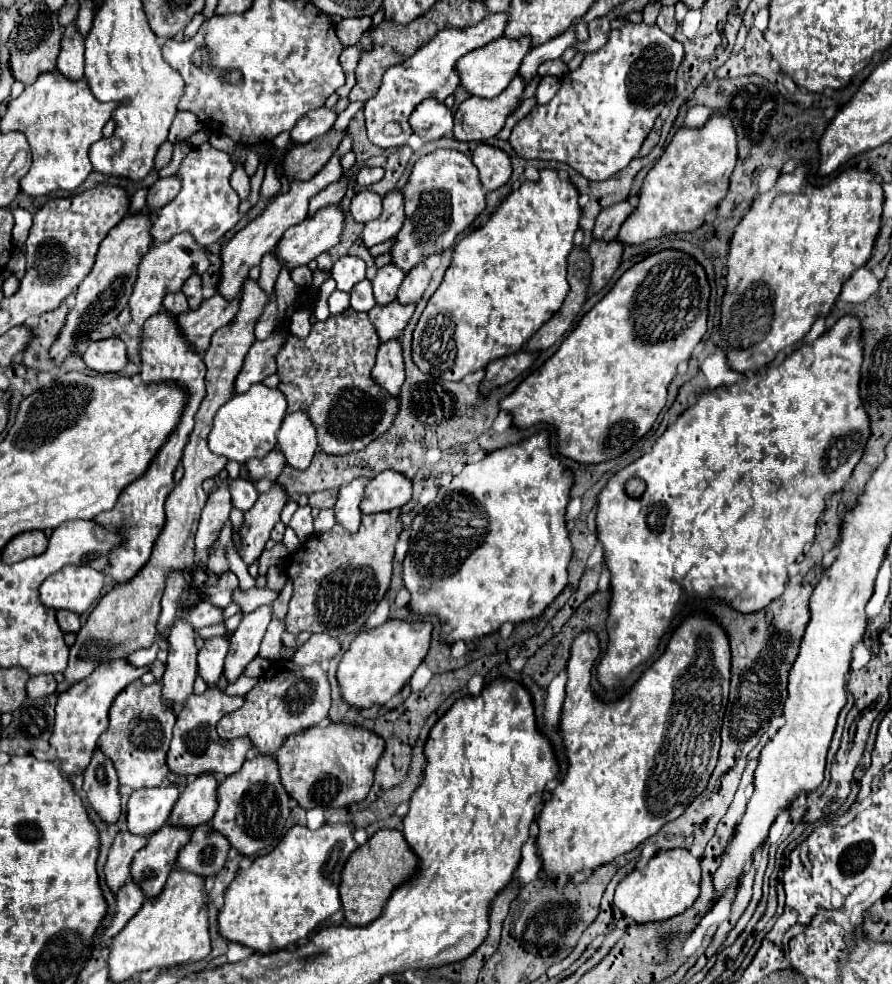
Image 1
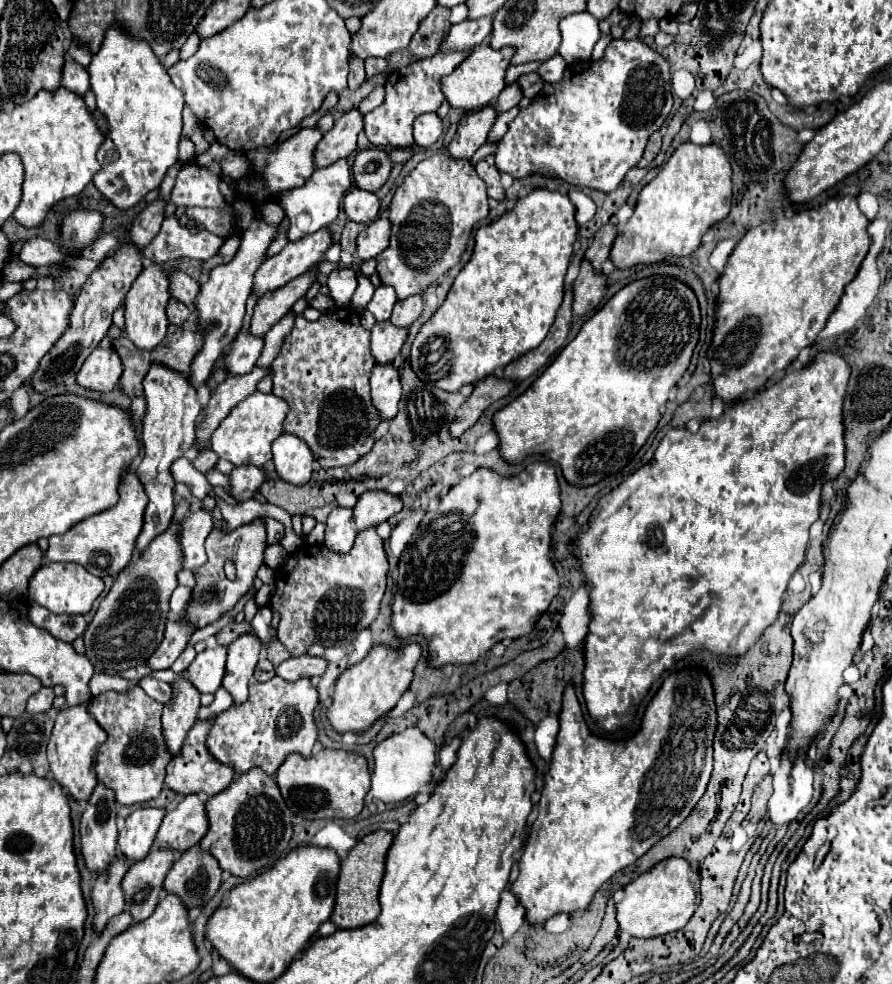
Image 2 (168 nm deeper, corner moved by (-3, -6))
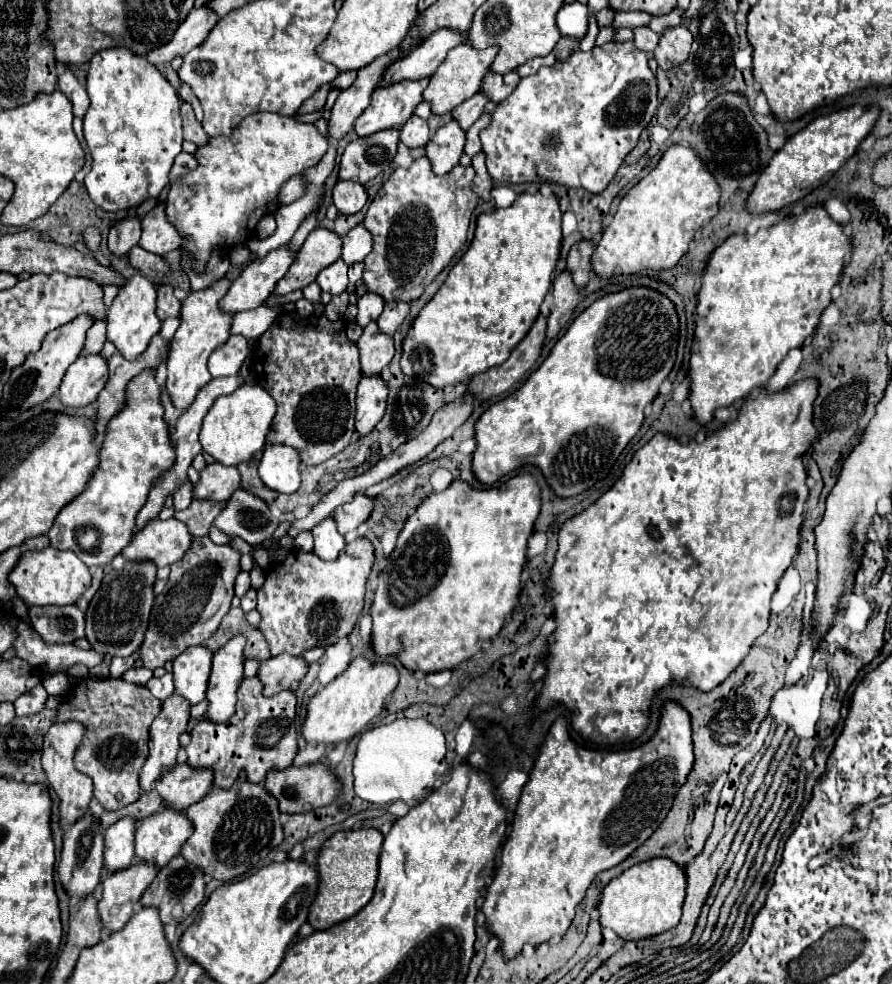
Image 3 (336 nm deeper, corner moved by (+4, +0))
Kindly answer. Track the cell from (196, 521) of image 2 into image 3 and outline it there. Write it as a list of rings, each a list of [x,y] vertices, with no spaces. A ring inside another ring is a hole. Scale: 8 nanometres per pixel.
[[[175,517],[151,521],[145,529],[133,535],[131,543],[123,549],[127,561],[151,561],[157,567],[173,565],[185,555],[193,537],[185,523]]]

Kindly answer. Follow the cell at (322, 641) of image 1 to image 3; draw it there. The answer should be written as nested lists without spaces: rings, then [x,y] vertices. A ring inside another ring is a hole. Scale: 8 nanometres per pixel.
[[[277,655],[259,665],[257,677],[263,683],[263,695],[271,697],[279,691],[293,691],[305,673],[307,663],[303,657]]]

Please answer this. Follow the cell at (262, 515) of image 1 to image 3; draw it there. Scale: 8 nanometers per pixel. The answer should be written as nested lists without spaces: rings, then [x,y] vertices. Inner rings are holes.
[[[197,537],[185,557],[171,565],[167,587],[159,597],[155,597],[149,627],[139,647],[141,661],[147,669],[163,667],[185,649],[203,645],[217,631],[235,595],[233,585],[239,573],[239,557],[241,553],[229,545],[215,545],[209,537]]]

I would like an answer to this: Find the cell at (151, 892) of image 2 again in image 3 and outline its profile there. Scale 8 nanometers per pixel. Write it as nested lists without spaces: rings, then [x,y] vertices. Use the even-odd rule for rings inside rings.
[[[135,861],[129,869],[117,871],[101,883],[103,895],[97,903],[97,913],[105,931],[115,933],[125,927],[155,875],[157,869],[149,869],[149,865],[137,865]]]

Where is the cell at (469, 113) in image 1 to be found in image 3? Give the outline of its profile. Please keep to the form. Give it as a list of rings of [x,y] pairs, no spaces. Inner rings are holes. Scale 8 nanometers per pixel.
[[[449,121],[447,125],[443,125],[425,145],[425,157],[429,159],[433,173],[449,173],[459,163],[459,157],[463,155],[463,145],[465,131],[459,129],[457,121]]]

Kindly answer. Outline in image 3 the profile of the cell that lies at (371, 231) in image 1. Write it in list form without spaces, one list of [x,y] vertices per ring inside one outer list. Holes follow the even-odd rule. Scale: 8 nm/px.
[[[363,225],[353,227],[345,237],[343,237],[343,255],[341,259],[347,265],[353,263],[363,263],[363,259],[367,257],[367,253],[371,251],[371,235],[369,231],[365,231]]]

